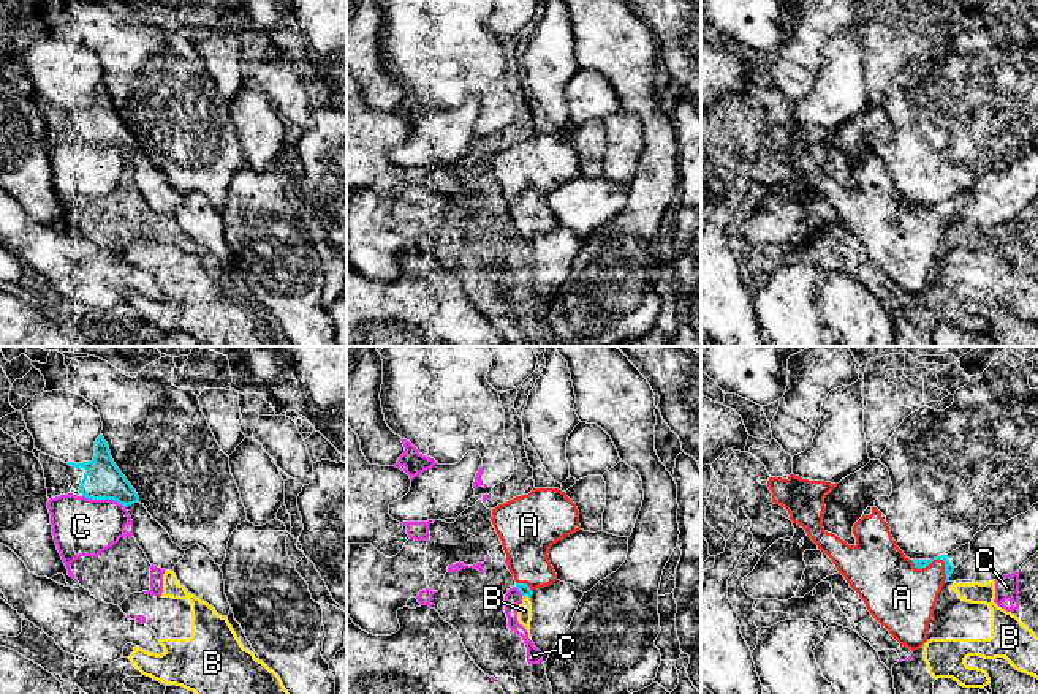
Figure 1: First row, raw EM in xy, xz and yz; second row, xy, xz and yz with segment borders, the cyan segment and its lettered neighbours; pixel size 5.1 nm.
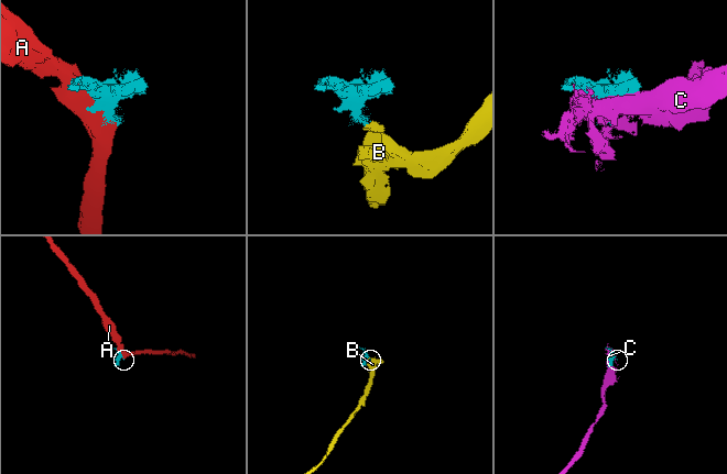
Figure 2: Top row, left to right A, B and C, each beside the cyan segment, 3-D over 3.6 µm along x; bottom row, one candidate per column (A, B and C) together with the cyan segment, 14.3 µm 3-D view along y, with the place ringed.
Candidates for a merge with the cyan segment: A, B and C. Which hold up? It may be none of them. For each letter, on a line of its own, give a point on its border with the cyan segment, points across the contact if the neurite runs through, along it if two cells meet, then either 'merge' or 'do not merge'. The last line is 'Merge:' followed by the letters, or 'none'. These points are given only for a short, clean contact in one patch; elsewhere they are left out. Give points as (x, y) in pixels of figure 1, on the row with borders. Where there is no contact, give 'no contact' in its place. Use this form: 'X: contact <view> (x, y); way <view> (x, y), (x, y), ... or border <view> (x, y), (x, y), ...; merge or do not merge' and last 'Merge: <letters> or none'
A: contact yz (937, 558); merge
B: contact xz (526, 595); border xz (522, 595), (529, 598); do not merge
C: contact xy (105, 498); do not merge
Merge: A

